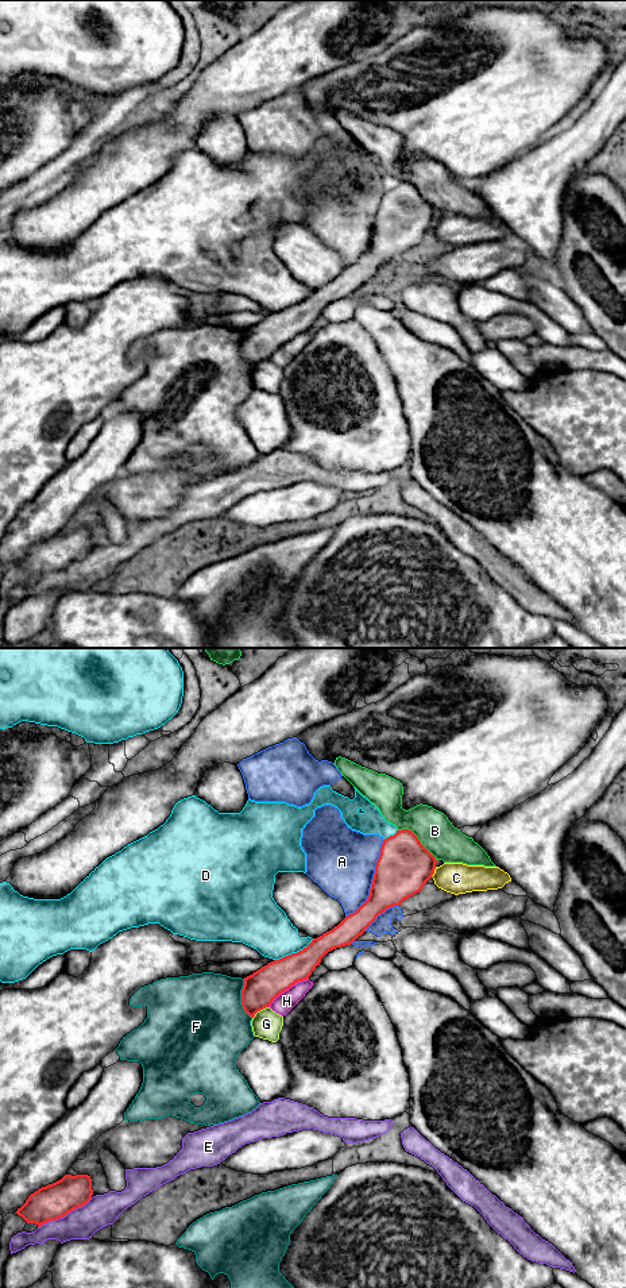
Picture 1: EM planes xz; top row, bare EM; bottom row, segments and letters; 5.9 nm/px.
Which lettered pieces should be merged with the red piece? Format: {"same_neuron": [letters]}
{"same_neuron": []}

